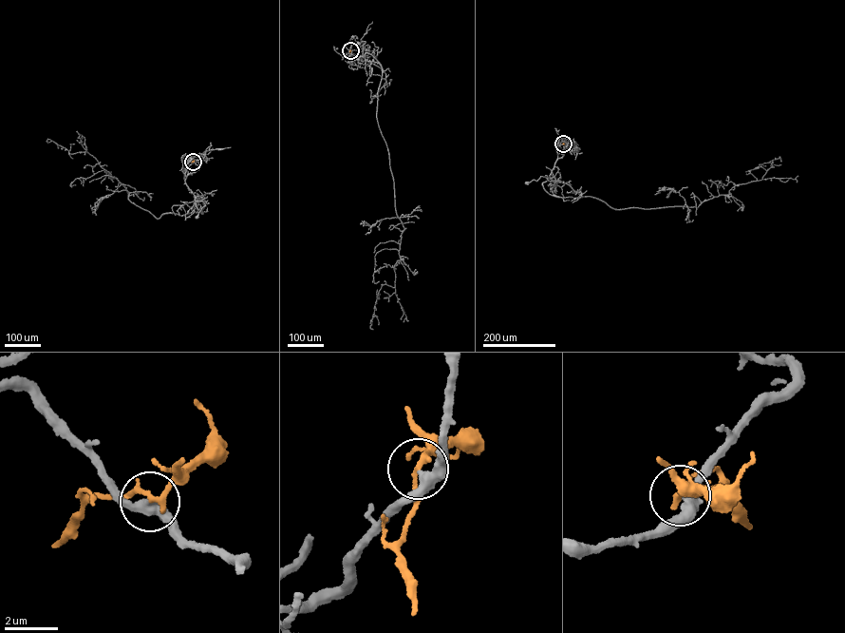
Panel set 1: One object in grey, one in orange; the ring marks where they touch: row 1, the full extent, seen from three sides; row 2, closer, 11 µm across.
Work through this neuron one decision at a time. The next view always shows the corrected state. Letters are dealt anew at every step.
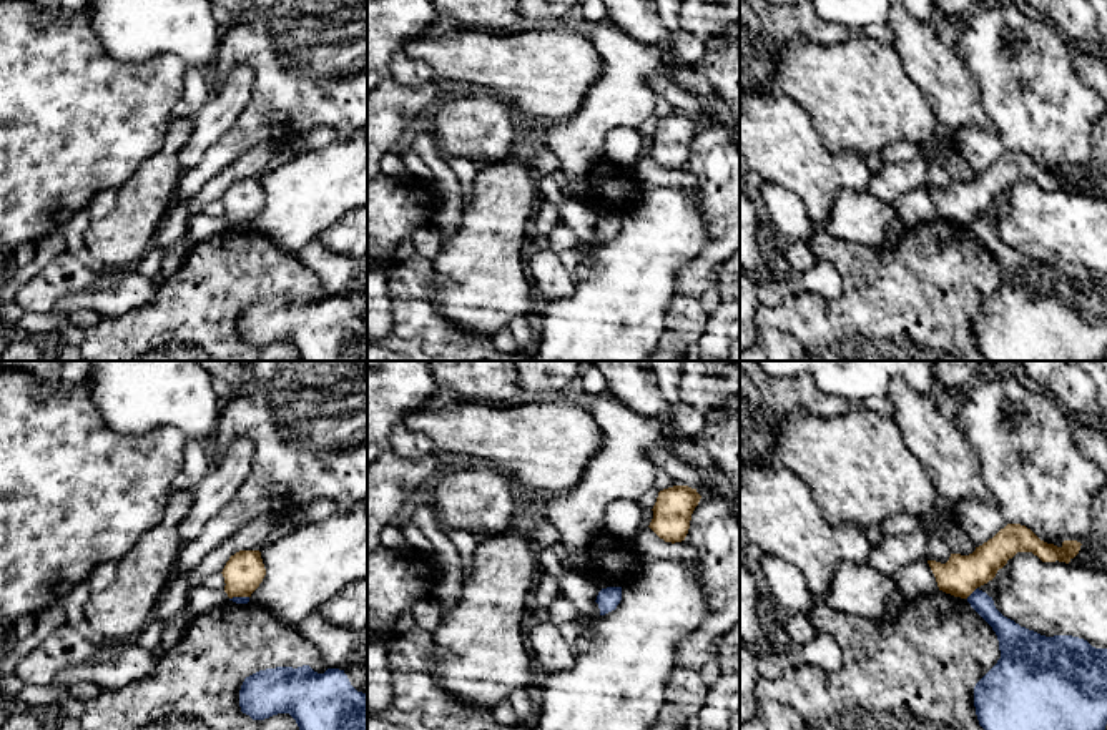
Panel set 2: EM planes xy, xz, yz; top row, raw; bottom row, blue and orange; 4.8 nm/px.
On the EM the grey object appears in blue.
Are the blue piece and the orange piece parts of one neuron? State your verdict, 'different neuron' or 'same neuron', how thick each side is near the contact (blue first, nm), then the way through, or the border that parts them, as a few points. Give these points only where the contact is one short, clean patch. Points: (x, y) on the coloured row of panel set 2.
different neuron; calibres 110 and 190 nm; border yz (976, 587), (966, 597)

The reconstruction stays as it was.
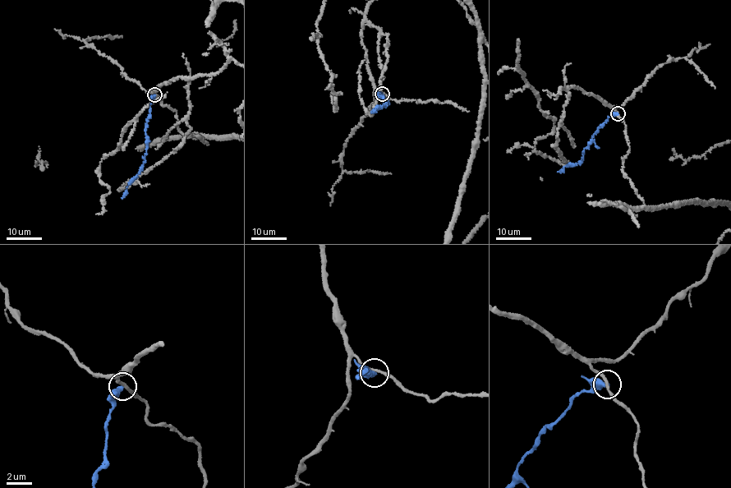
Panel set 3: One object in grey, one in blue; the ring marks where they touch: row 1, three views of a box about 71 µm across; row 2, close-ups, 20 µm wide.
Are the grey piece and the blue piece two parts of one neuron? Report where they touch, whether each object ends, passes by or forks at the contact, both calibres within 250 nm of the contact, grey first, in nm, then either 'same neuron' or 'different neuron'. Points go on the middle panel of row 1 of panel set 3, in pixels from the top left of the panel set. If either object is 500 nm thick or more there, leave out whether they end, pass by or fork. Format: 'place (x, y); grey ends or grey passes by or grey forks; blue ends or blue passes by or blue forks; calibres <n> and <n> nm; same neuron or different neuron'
place (382, 94); grey passes by; blue ends; calibres 240 and 440 nm; different neuron

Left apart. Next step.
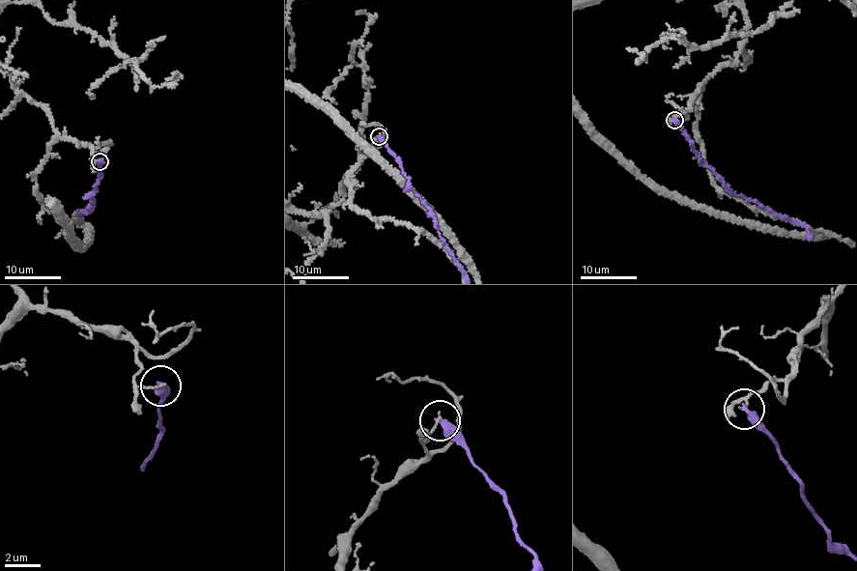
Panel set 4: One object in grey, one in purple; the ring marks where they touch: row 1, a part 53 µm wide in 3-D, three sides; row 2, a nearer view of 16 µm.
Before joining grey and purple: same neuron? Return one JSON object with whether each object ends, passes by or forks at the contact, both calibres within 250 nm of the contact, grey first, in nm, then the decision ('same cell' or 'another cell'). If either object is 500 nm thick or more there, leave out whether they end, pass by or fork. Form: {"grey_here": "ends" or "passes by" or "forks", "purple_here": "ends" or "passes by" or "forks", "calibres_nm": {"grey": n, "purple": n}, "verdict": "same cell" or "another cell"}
{"grey_here": "ends", "purple_here": "ends", "calibres_nm": {"grey": 130, "purple": 460}, "verdict": "another cell"}

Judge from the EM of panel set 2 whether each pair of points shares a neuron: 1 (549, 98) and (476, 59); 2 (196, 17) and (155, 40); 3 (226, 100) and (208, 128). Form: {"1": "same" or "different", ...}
{"1": "same", "2": "same", "3": "same"}

